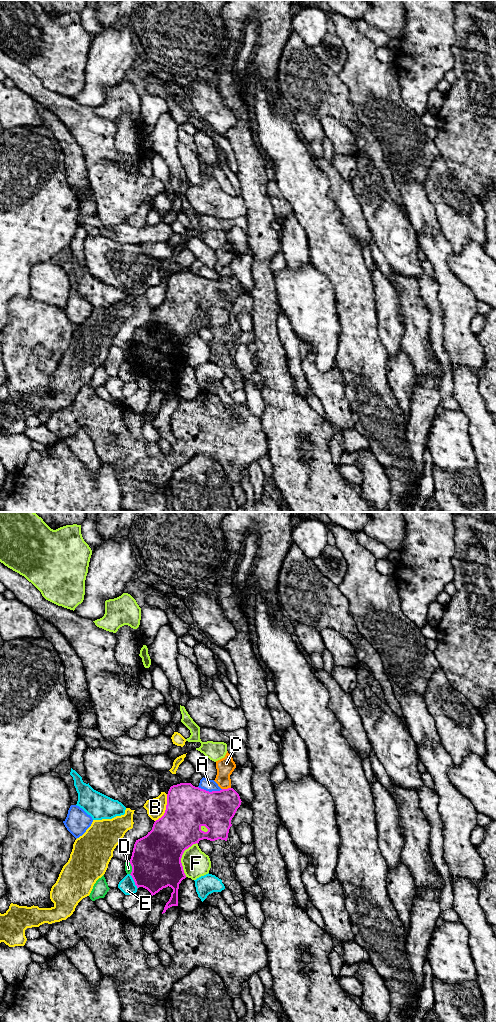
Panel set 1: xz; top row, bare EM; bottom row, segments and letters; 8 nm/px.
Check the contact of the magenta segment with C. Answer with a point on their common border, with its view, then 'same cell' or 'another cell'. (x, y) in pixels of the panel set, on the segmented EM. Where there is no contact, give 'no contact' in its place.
contact xz (226, 789); another cell

